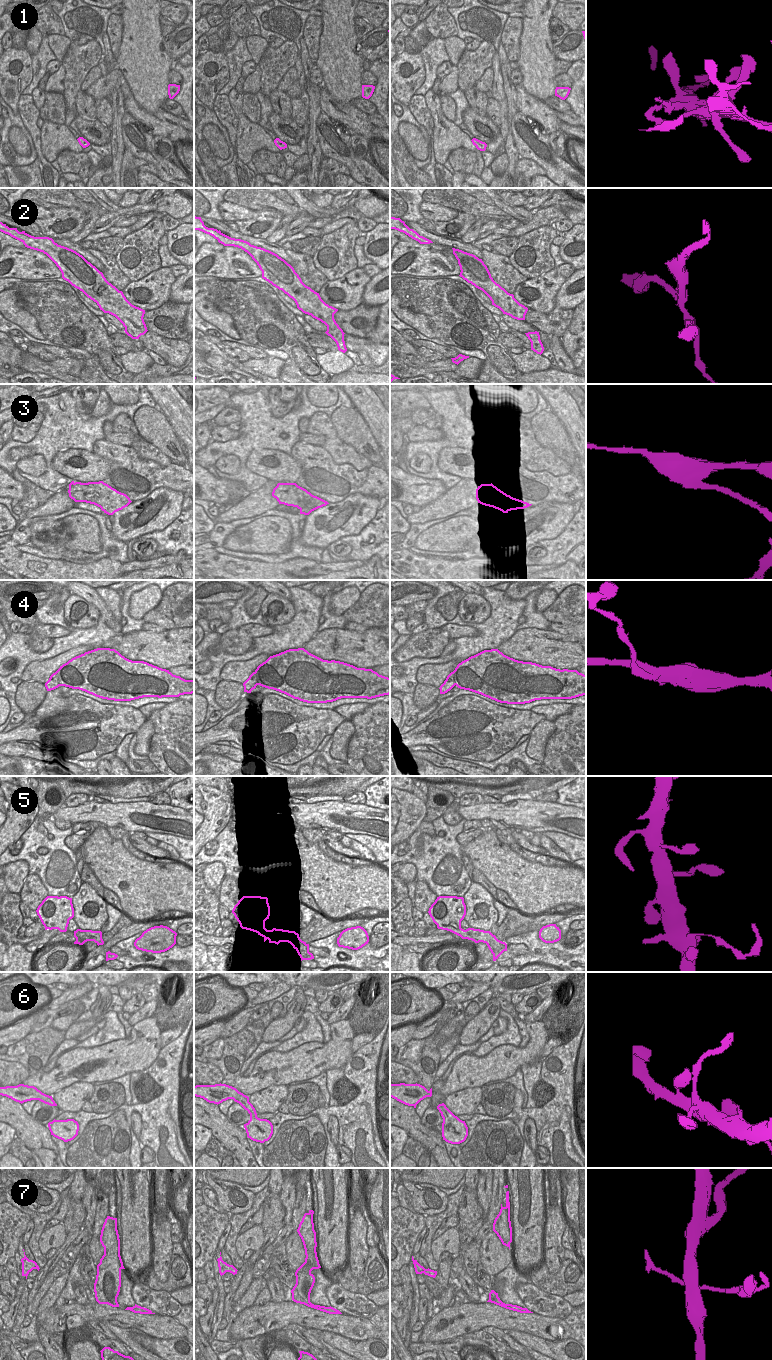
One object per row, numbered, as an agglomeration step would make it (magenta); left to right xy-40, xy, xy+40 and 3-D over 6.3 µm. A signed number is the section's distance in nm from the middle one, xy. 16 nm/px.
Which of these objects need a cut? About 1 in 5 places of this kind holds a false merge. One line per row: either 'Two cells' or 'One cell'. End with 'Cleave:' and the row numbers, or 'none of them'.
1: One cell
2: One cell
3: Two cells
4: Two cells
5: One cell
6: One cell
7: Two cells
Cleave: 3, 4, 7

